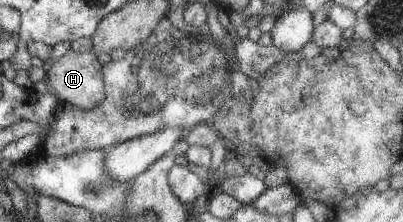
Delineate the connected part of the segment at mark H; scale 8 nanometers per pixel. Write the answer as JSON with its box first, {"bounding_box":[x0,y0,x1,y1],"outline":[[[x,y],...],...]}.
{"bounding_box":[45,50,105,110],"outline":[[[69,50],[54,60],[45,73],[45,81],[62,103],[90,110],[105,96],[102,68],[104,66],[98,64],[94,51]]]}

